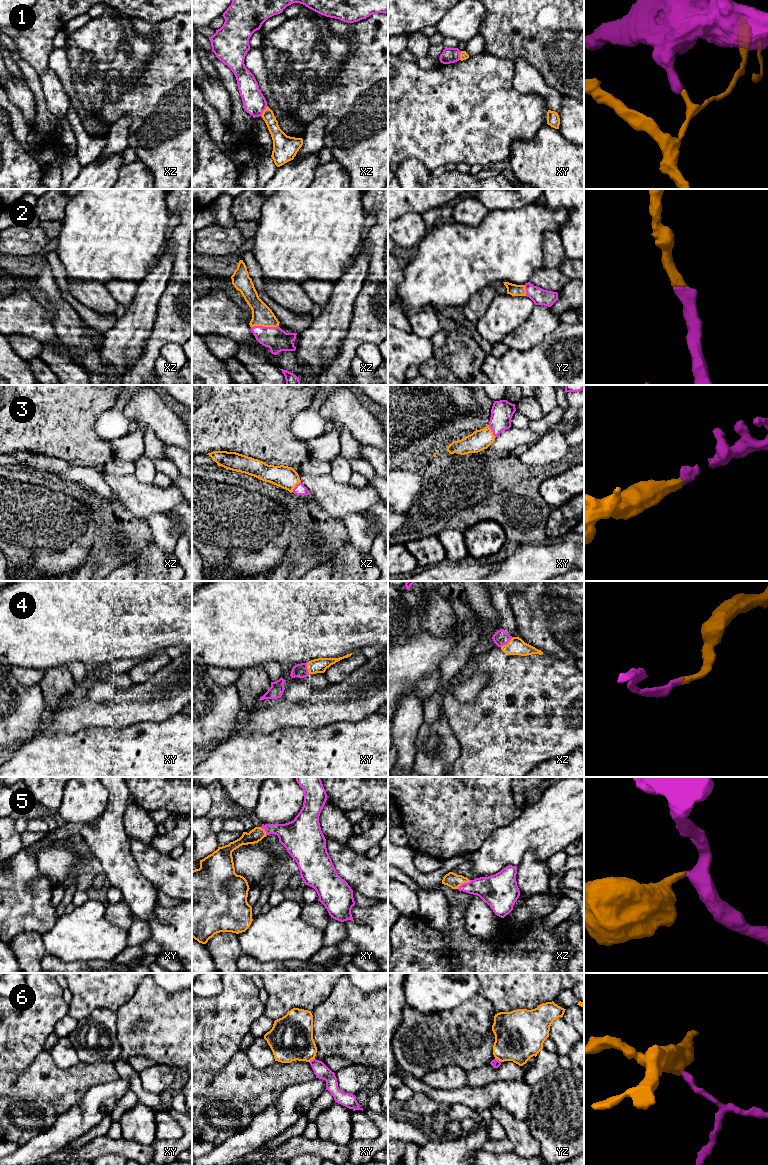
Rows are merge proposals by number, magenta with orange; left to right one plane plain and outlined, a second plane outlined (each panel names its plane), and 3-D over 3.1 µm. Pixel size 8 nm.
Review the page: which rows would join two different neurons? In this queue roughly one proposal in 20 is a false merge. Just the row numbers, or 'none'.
1, 6

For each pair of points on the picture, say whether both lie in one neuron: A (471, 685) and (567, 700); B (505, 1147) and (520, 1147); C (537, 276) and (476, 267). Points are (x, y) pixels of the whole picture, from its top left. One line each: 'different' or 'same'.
A: different
B: different
C: different

